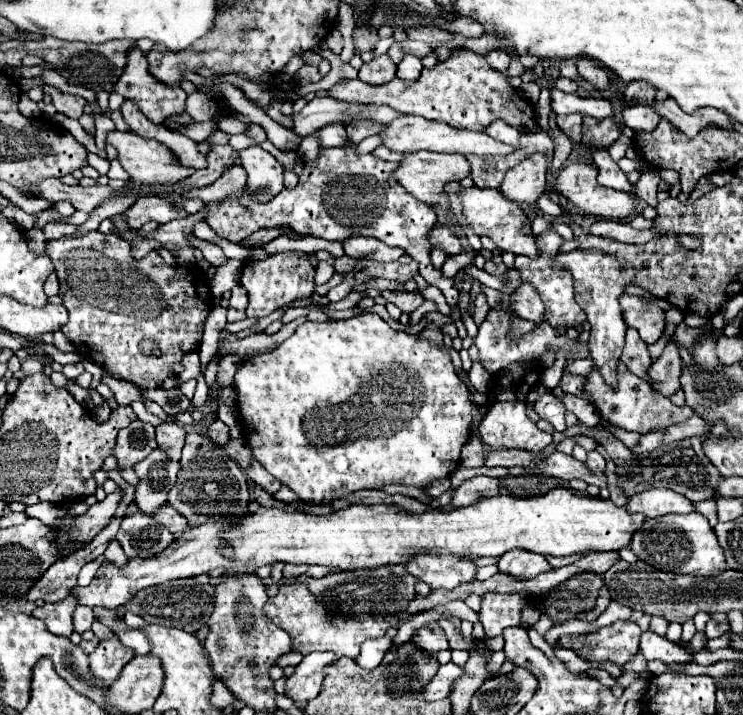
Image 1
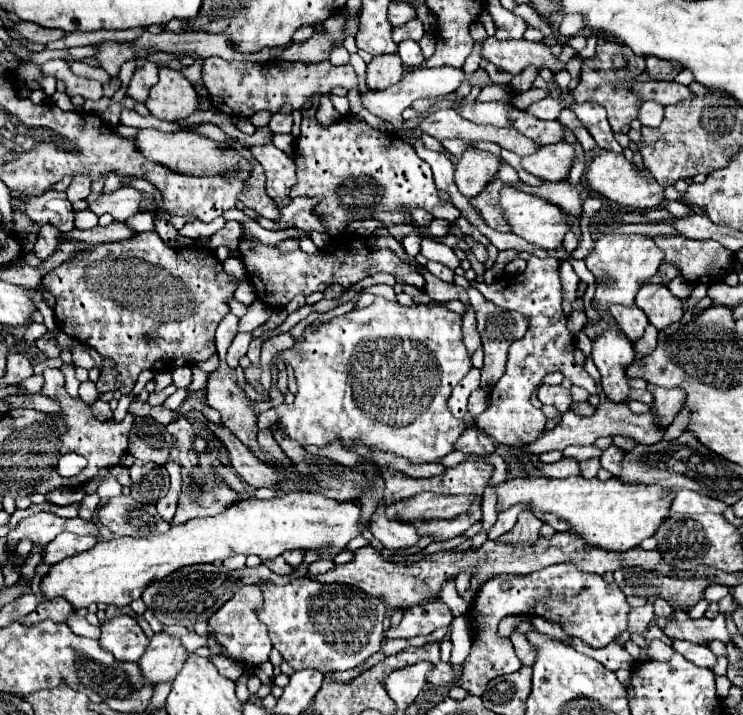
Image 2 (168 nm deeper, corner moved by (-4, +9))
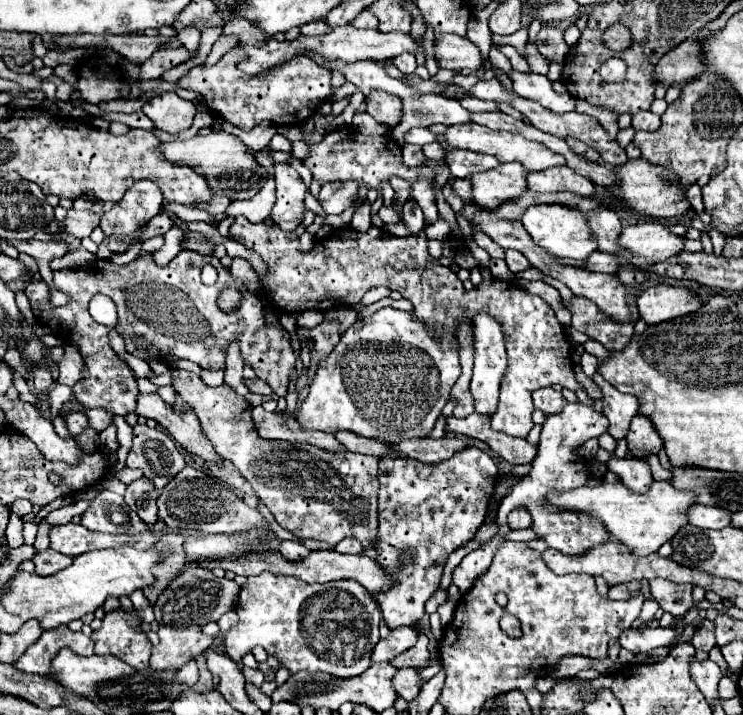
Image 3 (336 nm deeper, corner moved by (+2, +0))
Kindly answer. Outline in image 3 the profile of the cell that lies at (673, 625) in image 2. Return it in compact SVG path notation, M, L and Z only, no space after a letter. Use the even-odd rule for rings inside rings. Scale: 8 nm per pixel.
M643 627L643 629L623 631L619 637L619 643L621 643L621 647L637 653L637 651L653 651L657 647L667 645L673 639L675 639L675 629Z

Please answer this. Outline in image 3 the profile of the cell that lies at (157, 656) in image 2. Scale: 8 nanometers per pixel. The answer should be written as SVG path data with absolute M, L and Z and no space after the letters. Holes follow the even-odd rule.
M199 625L187 627L159 627L159 645L151 653L151 669L165 667L183 667L191 657L205 653L215 637L209 637L201 631Z

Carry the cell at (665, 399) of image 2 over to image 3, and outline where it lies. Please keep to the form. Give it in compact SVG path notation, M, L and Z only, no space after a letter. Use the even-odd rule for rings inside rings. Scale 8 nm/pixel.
M637 415L631 421L631 429L627 433L627 445L629 445L629 453L635 457L657 455L663 447L661 437L657 435L657 431L649 423L649 419L645 419L641 415Z

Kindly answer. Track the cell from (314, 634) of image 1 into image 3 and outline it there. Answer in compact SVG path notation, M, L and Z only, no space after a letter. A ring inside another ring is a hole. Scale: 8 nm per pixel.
M269 571L249 577L241 587L237 603L239 623L225 633L227 655L241 663L241 657L249 653L255 645L261 645L269 655L275 655L279 663L287 665L291 673L297 671L325 671L341 679L361 675L371 665L371 651L379 641L379 607L375 599L353 579L341 579L331 583L305 583L297 577L273 575Z

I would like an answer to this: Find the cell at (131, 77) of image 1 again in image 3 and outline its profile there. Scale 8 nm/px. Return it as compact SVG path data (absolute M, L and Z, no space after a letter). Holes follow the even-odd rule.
M169 91L159 97L153 97L143 105L145 115L157 125L157 129L177 135L193 125L193 117L197 113L191 101L181 99L177 93Z

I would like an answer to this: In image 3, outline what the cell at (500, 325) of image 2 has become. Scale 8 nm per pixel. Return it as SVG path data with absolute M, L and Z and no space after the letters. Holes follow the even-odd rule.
M475 315L475 369L471 379L471 395L475 399L475 413L491 417L497 409L497 395L499 395L499 383L507 369L507 355L505 355L505 337L501 331L501 325L493 321L489 315Z

